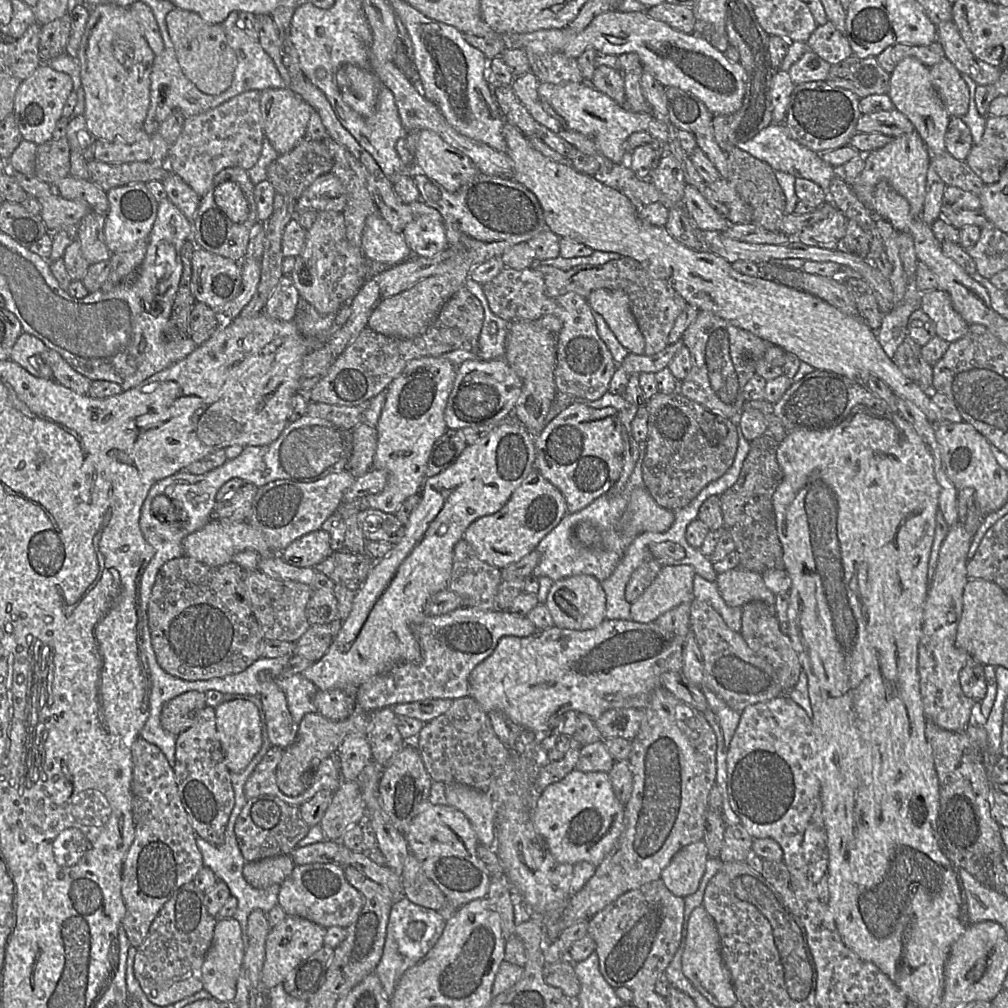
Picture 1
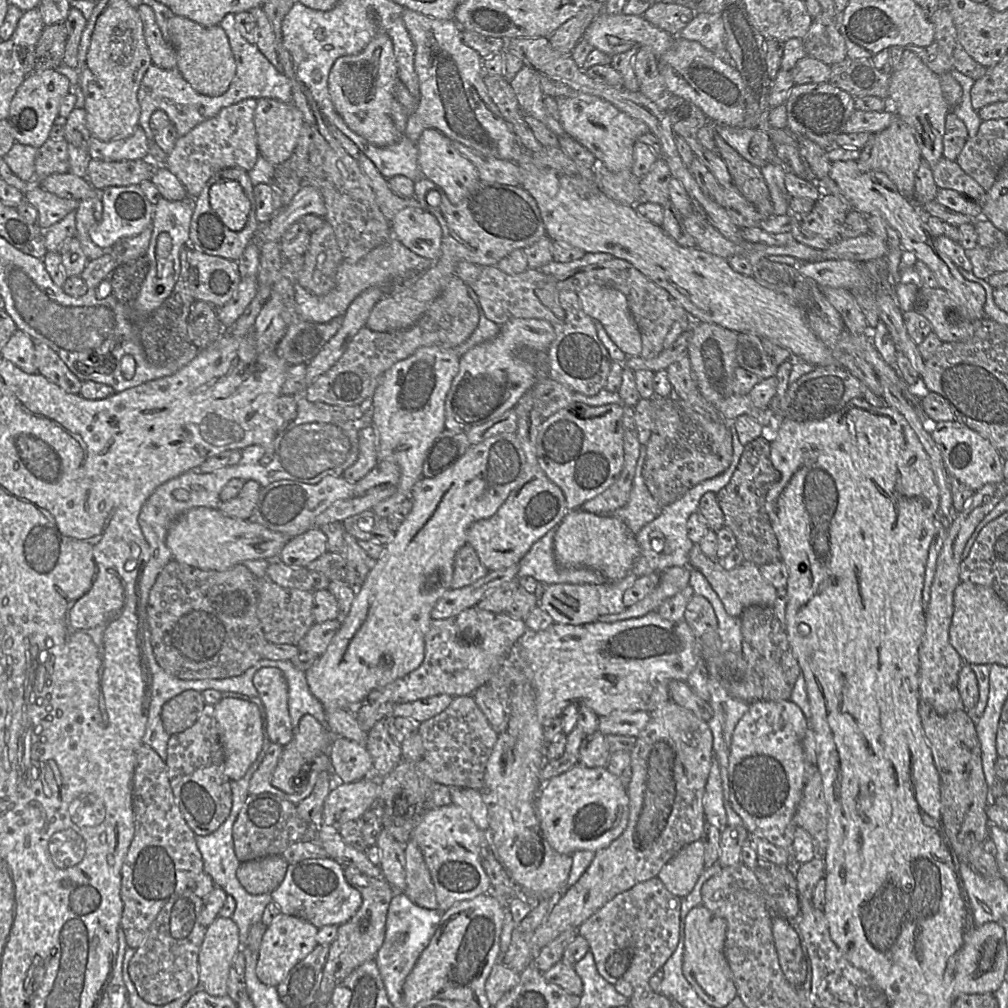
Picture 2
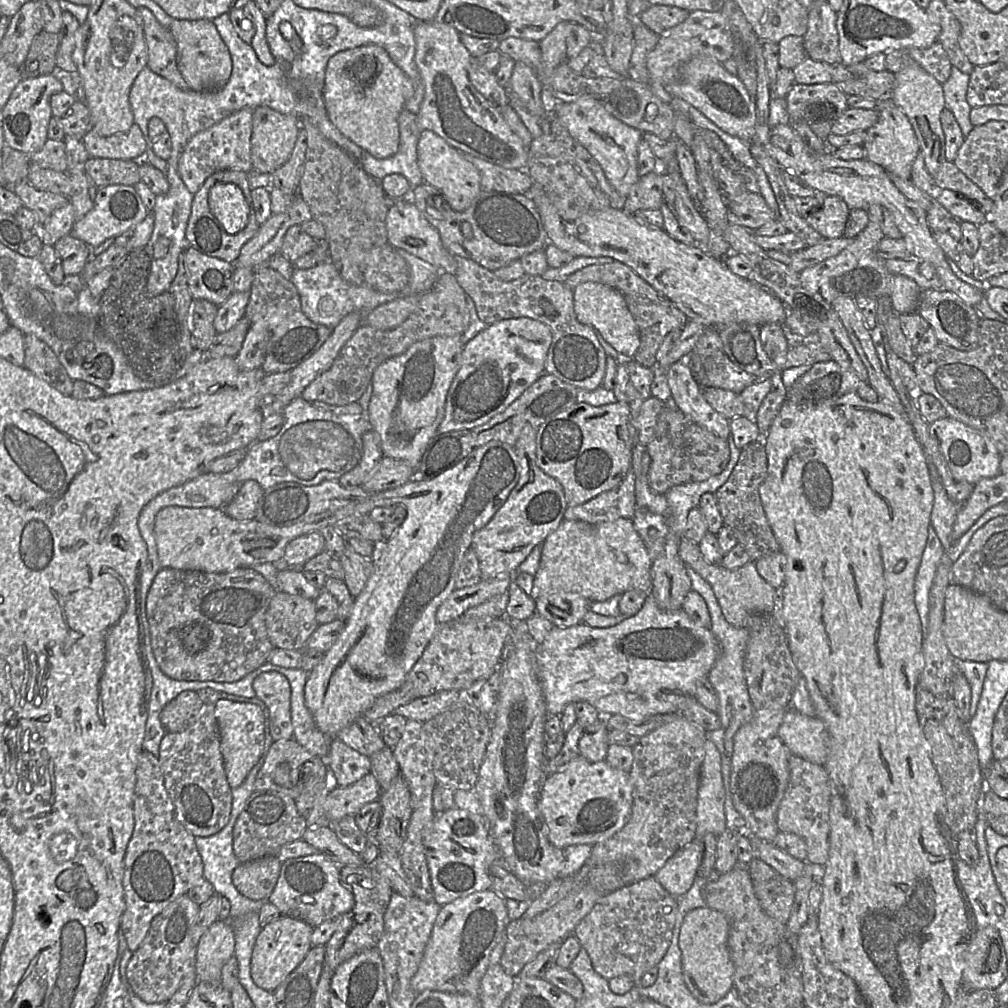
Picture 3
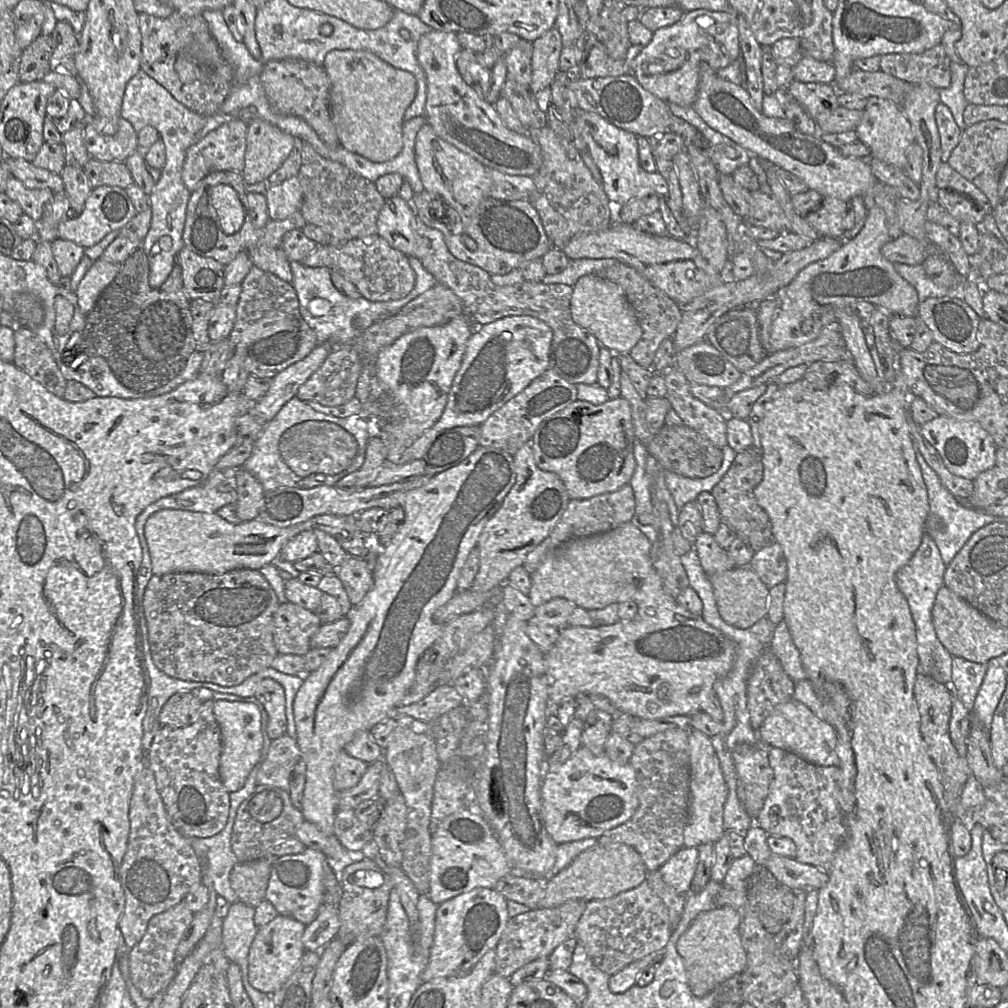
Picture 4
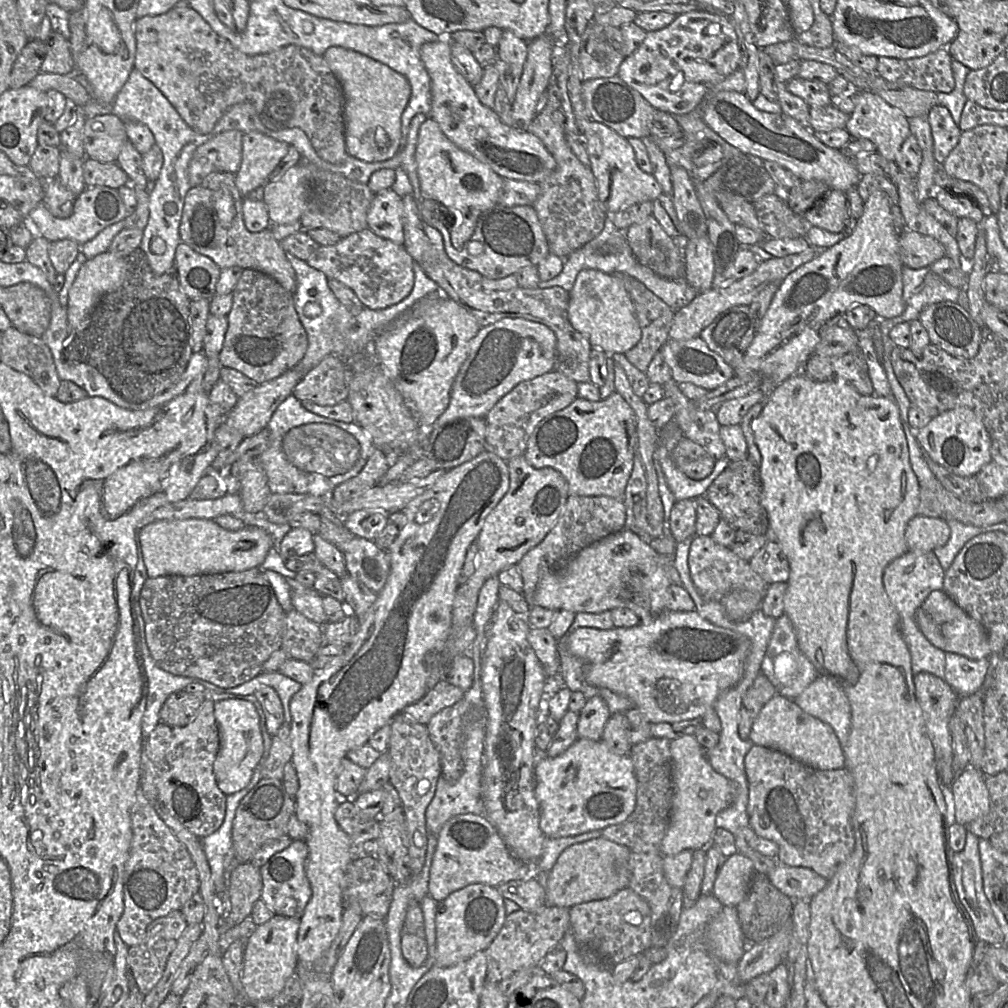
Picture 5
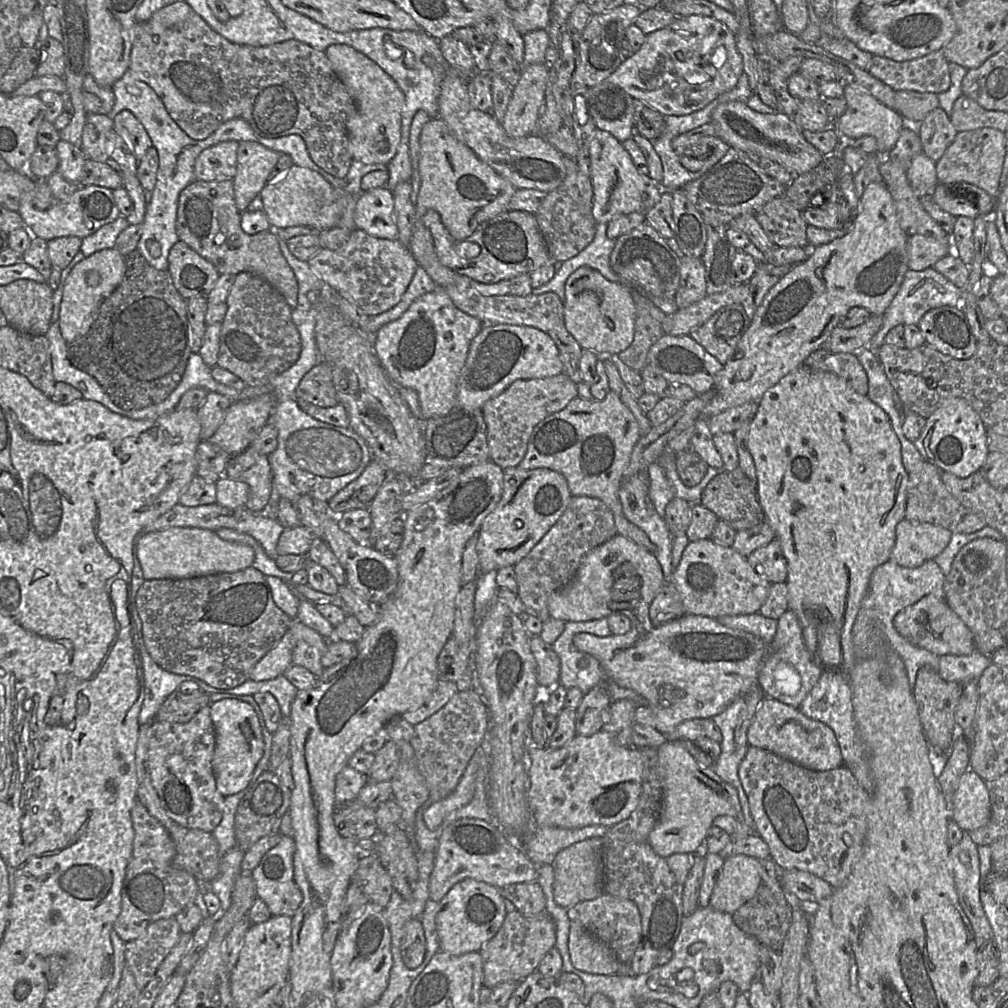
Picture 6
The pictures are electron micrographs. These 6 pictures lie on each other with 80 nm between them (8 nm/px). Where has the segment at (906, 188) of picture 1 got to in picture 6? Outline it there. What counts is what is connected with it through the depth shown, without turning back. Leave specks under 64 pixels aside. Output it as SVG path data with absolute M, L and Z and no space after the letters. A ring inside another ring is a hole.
M846 84L843 97L846 100L846 110L832 123L833 128L843 137L842 140L851 140L865 135L873 136L877 140L877 152L880 155L887 155L896 144L902 128L908 125L908 122L899 112L885 106L859 85Z

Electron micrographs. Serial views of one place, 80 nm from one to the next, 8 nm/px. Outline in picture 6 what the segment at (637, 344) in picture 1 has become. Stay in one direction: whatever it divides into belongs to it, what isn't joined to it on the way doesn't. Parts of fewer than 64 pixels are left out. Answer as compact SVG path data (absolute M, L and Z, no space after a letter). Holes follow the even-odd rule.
M588 266L579 267L565 283L564 318L567 331L583 349L592 350L599 356L619 354L631 345L634 337L636 306L632 298L632 288L623 282L610 281Z

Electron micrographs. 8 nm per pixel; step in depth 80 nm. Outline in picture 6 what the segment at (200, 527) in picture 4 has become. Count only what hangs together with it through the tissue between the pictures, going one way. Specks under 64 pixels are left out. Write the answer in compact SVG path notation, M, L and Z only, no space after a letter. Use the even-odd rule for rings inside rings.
M170 527L147 533L139 539L136 549L145 580L187 579L237 572L252 566L255 558L254 549L248 545L225 541L215 531L189 527Z

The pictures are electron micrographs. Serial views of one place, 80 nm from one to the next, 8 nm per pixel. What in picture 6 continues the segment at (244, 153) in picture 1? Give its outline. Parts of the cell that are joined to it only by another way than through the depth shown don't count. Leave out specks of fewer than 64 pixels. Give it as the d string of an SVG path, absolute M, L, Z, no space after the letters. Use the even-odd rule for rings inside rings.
M220 142L203 150L194 164L194 178L200 181L233 180L239 142Z

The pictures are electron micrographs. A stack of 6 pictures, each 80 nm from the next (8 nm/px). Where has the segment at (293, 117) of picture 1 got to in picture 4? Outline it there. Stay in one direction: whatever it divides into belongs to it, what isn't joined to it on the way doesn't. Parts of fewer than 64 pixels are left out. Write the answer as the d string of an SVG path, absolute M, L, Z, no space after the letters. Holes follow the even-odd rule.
M262 119L248 125L245 165L241 174L246 185L265 181L289 156L294 137Z

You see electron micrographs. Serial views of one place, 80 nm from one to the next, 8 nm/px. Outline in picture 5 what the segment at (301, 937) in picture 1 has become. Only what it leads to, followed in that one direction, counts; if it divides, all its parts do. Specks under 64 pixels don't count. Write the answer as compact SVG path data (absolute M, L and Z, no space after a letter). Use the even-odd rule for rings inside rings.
M274 915L269 921L256 926L244 944L242 972L243 996L246 1002L271 1001L277 996L298 964L297 936L300 919Z

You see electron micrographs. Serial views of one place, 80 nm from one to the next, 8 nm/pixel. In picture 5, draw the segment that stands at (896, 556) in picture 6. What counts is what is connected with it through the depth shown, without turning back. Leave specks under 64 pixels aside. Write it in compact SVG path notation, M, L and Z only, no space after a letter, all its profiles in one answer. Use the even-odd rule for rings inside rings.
M915 516L906 527L905 539L909 551L929 552L947 543L950 527L940 518Z

